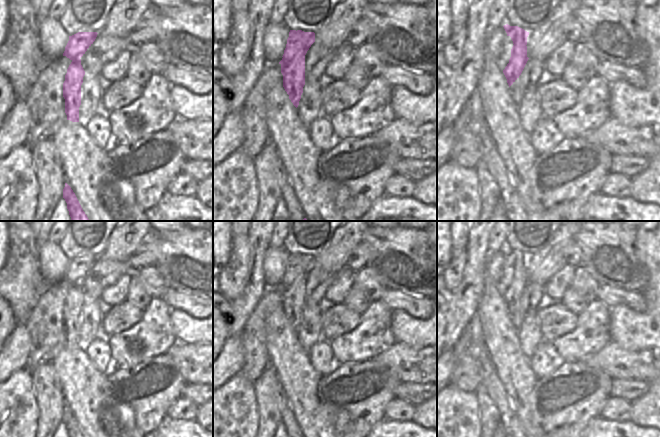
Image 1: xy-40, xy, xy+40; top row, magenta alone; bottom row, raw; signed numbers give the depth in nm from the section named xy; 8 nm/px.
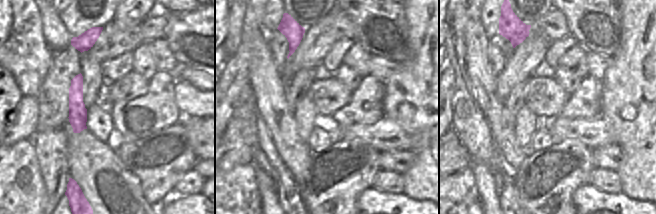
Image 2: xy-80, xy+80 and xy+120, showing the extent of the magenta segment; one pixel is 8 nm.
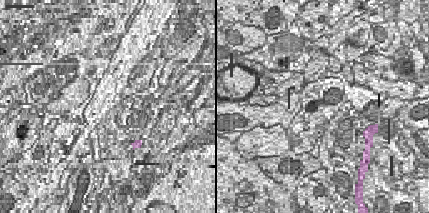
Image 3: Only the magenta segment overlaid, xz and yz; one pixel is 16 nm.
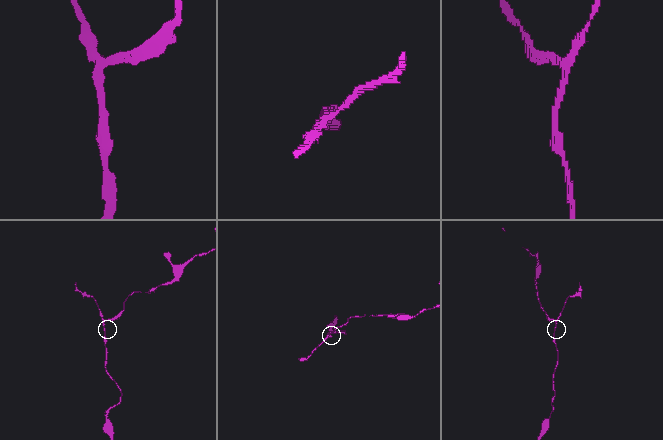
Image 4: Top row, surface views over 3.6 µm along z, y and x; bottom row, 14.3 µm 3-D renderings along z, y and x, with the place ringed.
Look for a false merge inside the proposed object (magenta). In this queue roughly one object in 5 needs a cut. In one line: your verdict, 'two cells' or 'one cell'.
two cells

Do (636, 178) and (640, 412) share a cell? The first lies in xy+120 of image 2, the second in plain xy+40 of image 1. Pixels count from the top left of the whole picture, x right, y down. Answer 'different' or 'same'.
same

